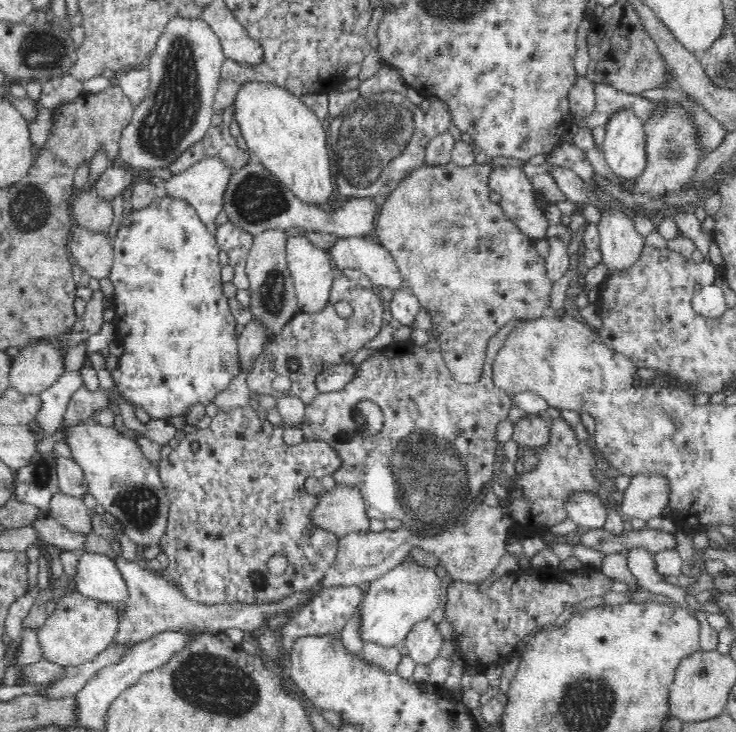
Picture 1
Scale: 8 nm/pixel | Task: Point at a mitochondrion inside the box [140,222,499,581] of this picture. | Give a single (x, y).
(427, 473)

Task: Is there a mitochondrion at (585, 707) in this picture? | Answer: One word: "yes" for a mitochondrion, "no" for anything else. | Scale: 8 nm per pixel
yes

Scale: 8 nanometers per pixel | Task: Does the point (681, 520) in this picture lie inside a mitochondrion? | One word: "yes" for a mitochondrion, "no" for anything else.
no

